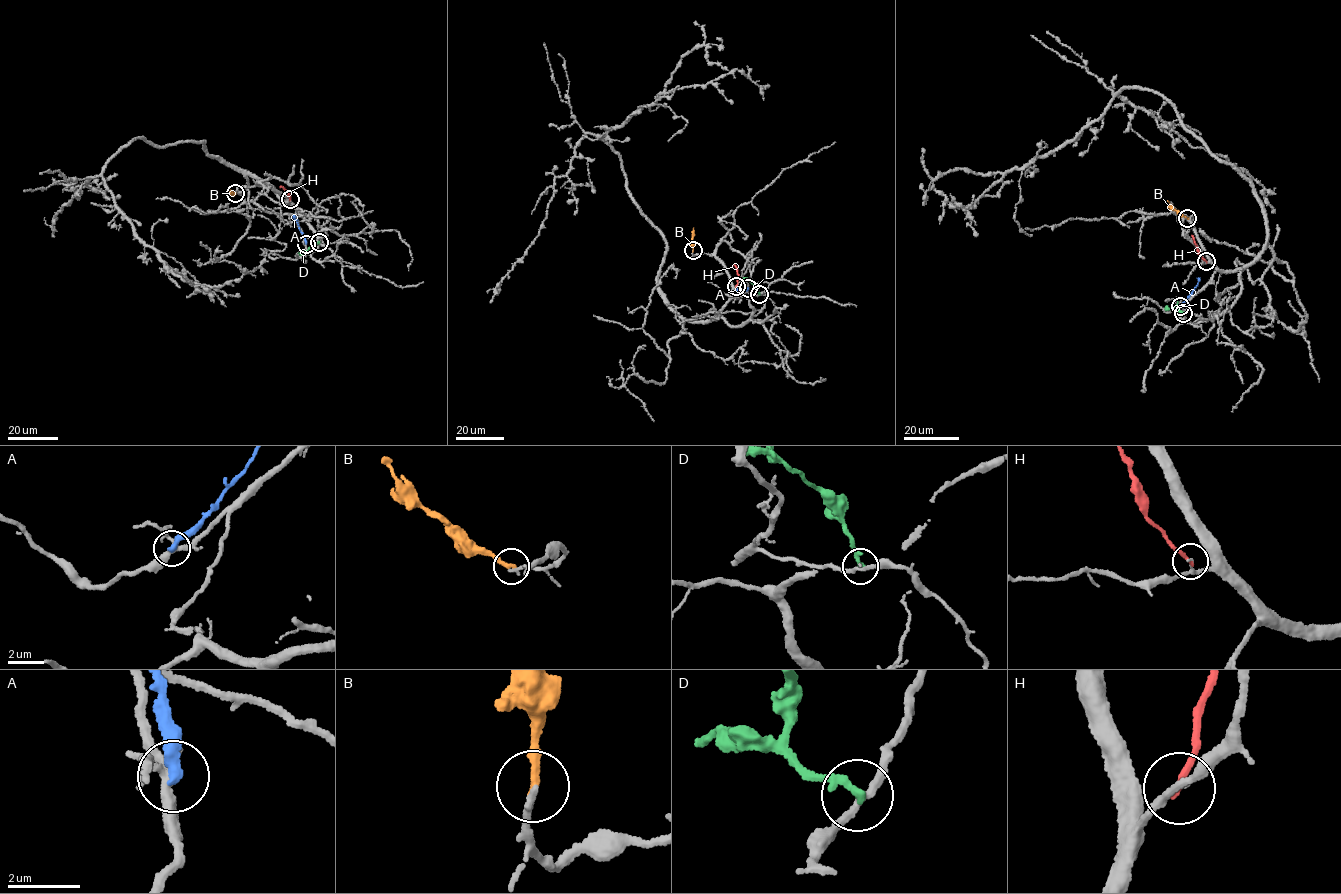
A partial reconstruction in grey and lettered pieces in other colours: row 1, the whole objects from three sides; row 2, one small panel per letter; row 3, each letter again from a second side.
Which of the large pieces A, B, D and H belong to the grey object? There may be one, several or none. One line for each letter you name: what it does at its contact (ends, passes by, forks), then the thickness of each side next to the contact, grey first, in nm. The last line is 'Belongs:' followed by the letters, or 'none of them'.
Belongs: none of them

